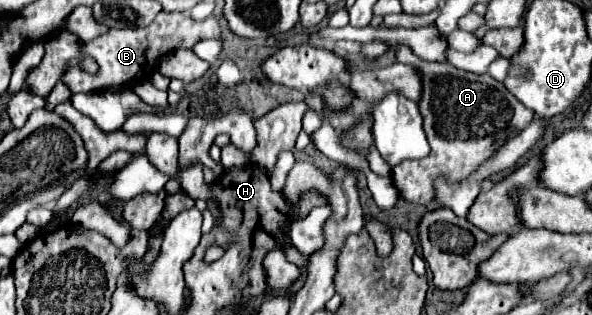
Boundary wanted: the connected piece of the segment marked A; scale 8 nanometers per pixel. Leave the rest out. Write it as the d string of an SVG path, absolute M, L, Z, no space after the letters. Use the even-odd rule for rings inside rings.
M395 45L395 55L399 63L415 65L423 75L423 95L419 101L419 111L423 115L423 129L431 145L431 153L425 159L403 161L393 167L393 183L399 195L411 203L427 205L435 199L433 181L437 177L463 181L467 175L479 169L507 139L511 139L511 129L521 131L533 121L535 113L523 103L519 103L503 83L495 81L491 75L475 75L453 67L451 63L427 63L421 61L409 45Z

